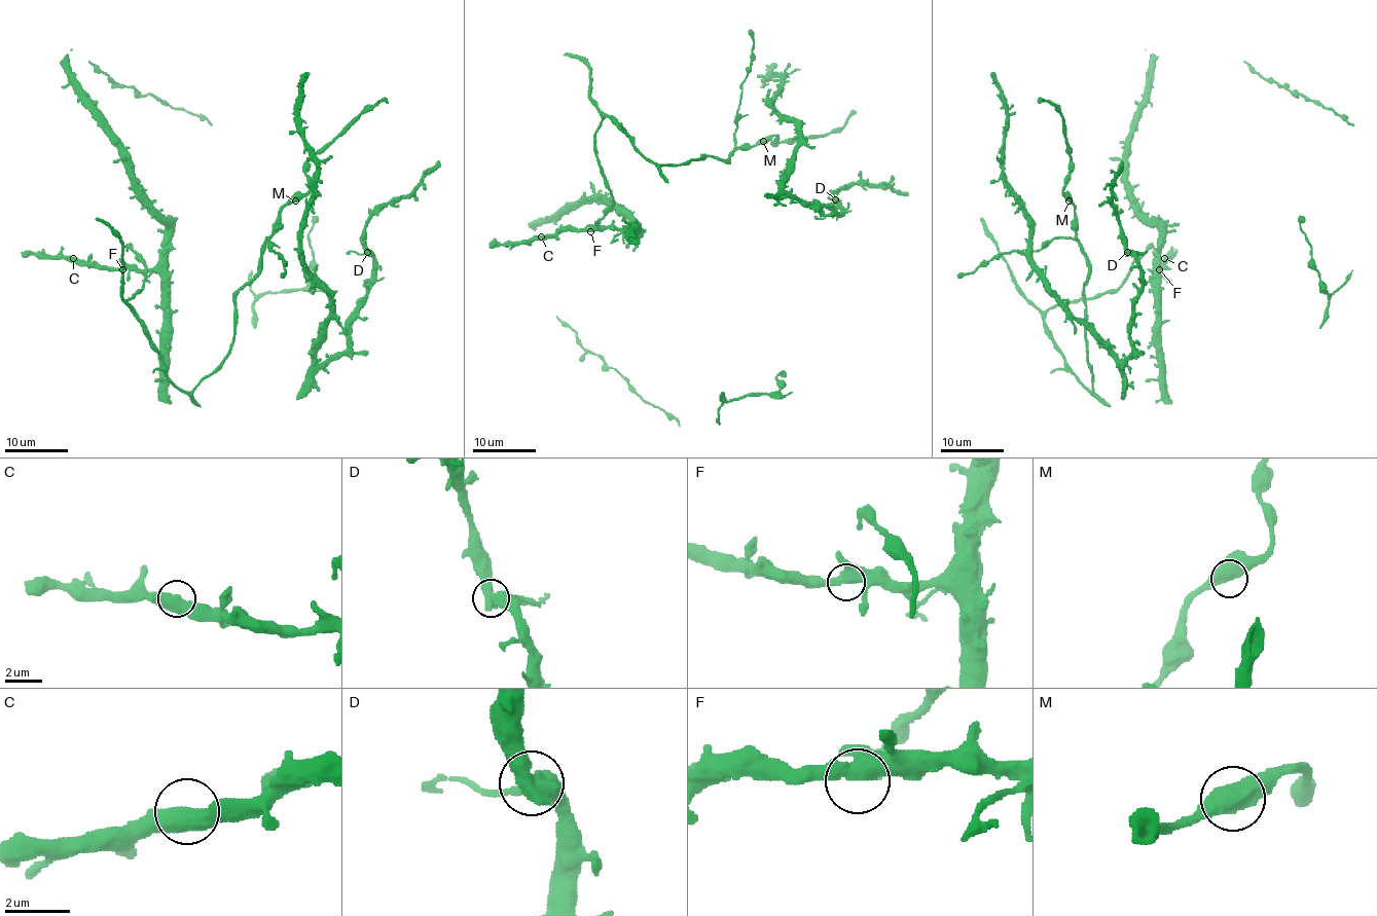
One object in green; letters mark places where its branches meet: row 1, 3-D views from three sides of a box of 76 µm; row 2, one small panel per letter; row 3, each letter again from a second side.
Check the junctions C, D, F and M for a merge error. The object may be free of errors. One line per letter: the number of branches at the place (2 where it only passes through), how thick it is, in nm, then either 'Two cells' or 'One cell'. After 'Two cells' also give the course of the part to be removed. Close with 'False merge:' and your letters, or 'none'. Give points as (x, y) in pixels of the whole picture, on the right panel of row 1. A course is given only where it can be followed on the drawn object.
C: Branches: 2. Thickness 550 nm. One cell
D: Branches: 2. Thickness 550 nm. One cell
F: Branches: 2. Thickness 550 nm. One cell
M: Branches: 2. Thickness 550 nm. One cell
False merge: none

